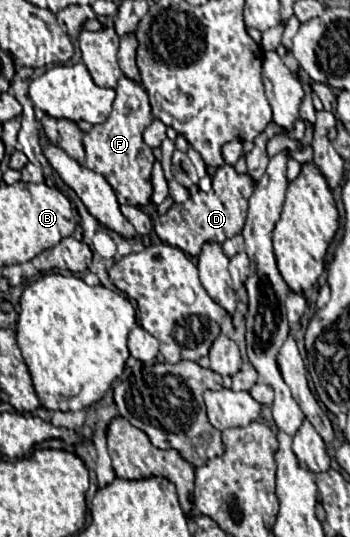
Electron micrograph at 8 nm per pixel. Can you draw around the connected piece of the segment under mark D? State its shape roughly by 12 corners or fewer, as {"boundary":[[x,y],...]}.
{"boundary":[[229,164],[212,189],[155,220],[165,244],[197,256],[241,232],[255,184]]}

